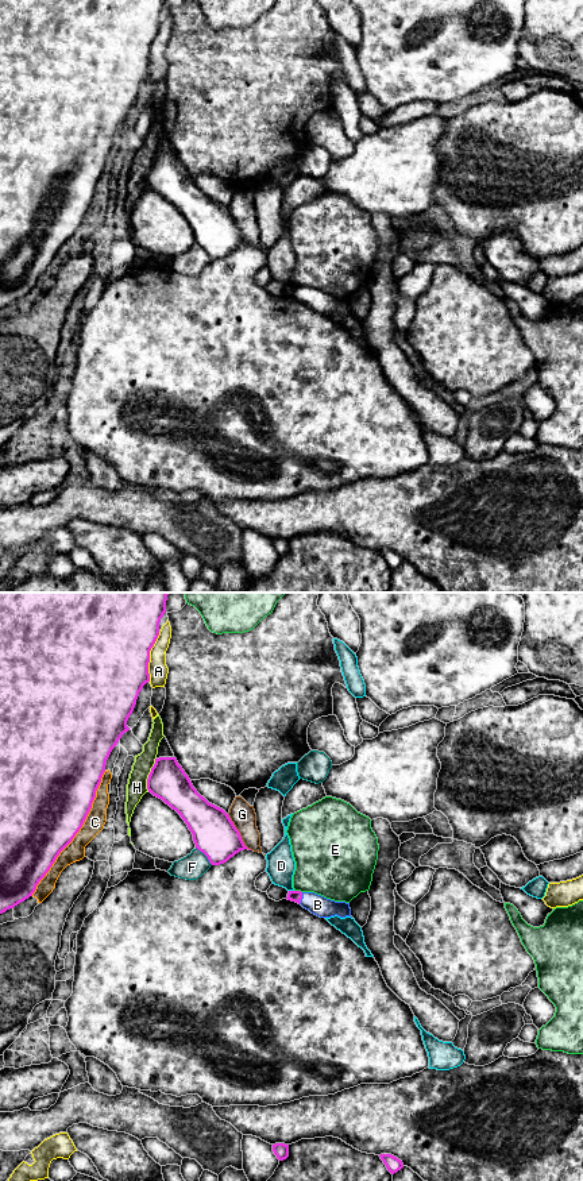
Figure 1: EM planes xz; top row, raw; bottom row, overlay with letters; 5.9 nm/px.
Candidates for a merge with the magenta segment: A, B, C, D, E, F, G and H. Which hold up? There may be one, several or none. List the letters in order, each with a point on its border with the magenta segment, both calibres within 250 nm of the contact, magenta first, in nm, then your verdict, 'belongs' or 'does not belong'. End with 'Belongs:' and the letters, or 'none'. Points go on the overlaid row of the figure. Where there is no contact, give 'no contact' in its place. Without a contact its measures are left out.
A: xz (149, 656) | 500/120 nm | does not belong
B: xz (301, 898) | 70/120 nm | belongs
C: xz (77, 832) | 500/120 nm | does not belong
D: xz (292, 891) | 70/170 nm | does not belong
E: xz (298, 891) | 70/400 nm | does not belong
F: xz (205, 855) | 260/150 nm | does not belong
G: xz (239, 833) | 260/150 nm | does not belong
H: xz (149, 775) | 220/120 nm | does not belong
Belongs: B

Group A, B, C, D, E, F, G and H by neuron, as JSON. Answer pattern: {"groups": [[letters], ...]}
{"groups": [["A"], ["B"], ["C"], ["D"], ["E"], ["F"], ["G"], ["H"]]}

